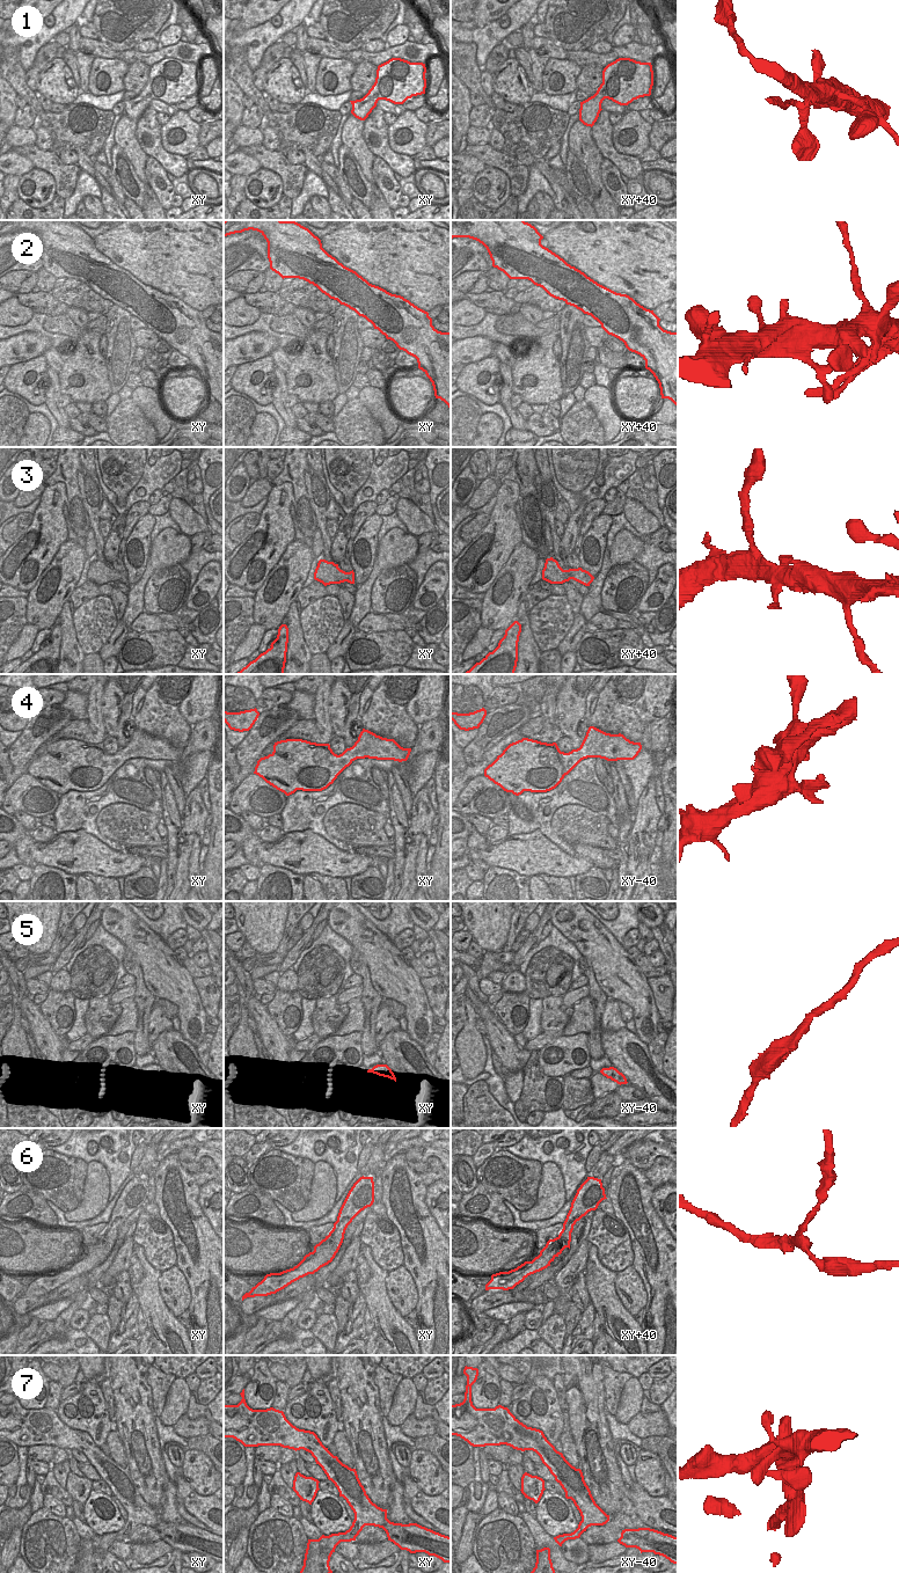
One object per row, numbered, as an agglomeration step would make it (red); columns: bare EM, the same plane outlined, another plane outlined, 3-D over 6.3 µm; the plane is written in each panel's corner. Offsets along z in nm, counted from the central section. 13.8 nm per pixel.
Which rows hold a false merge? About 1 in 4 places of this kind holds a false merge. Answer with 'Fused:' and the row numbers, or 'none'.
Fused: 1

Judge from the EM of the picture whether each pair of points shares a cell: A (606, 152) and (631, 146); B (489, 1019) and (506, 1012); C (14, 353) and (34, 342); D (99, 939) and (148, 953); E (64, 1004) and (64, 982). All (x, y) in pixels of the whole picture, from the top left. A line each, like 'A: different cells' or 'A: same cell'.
A: different cells
B: different cells
C: same cell
D: different cells
E: different cells

